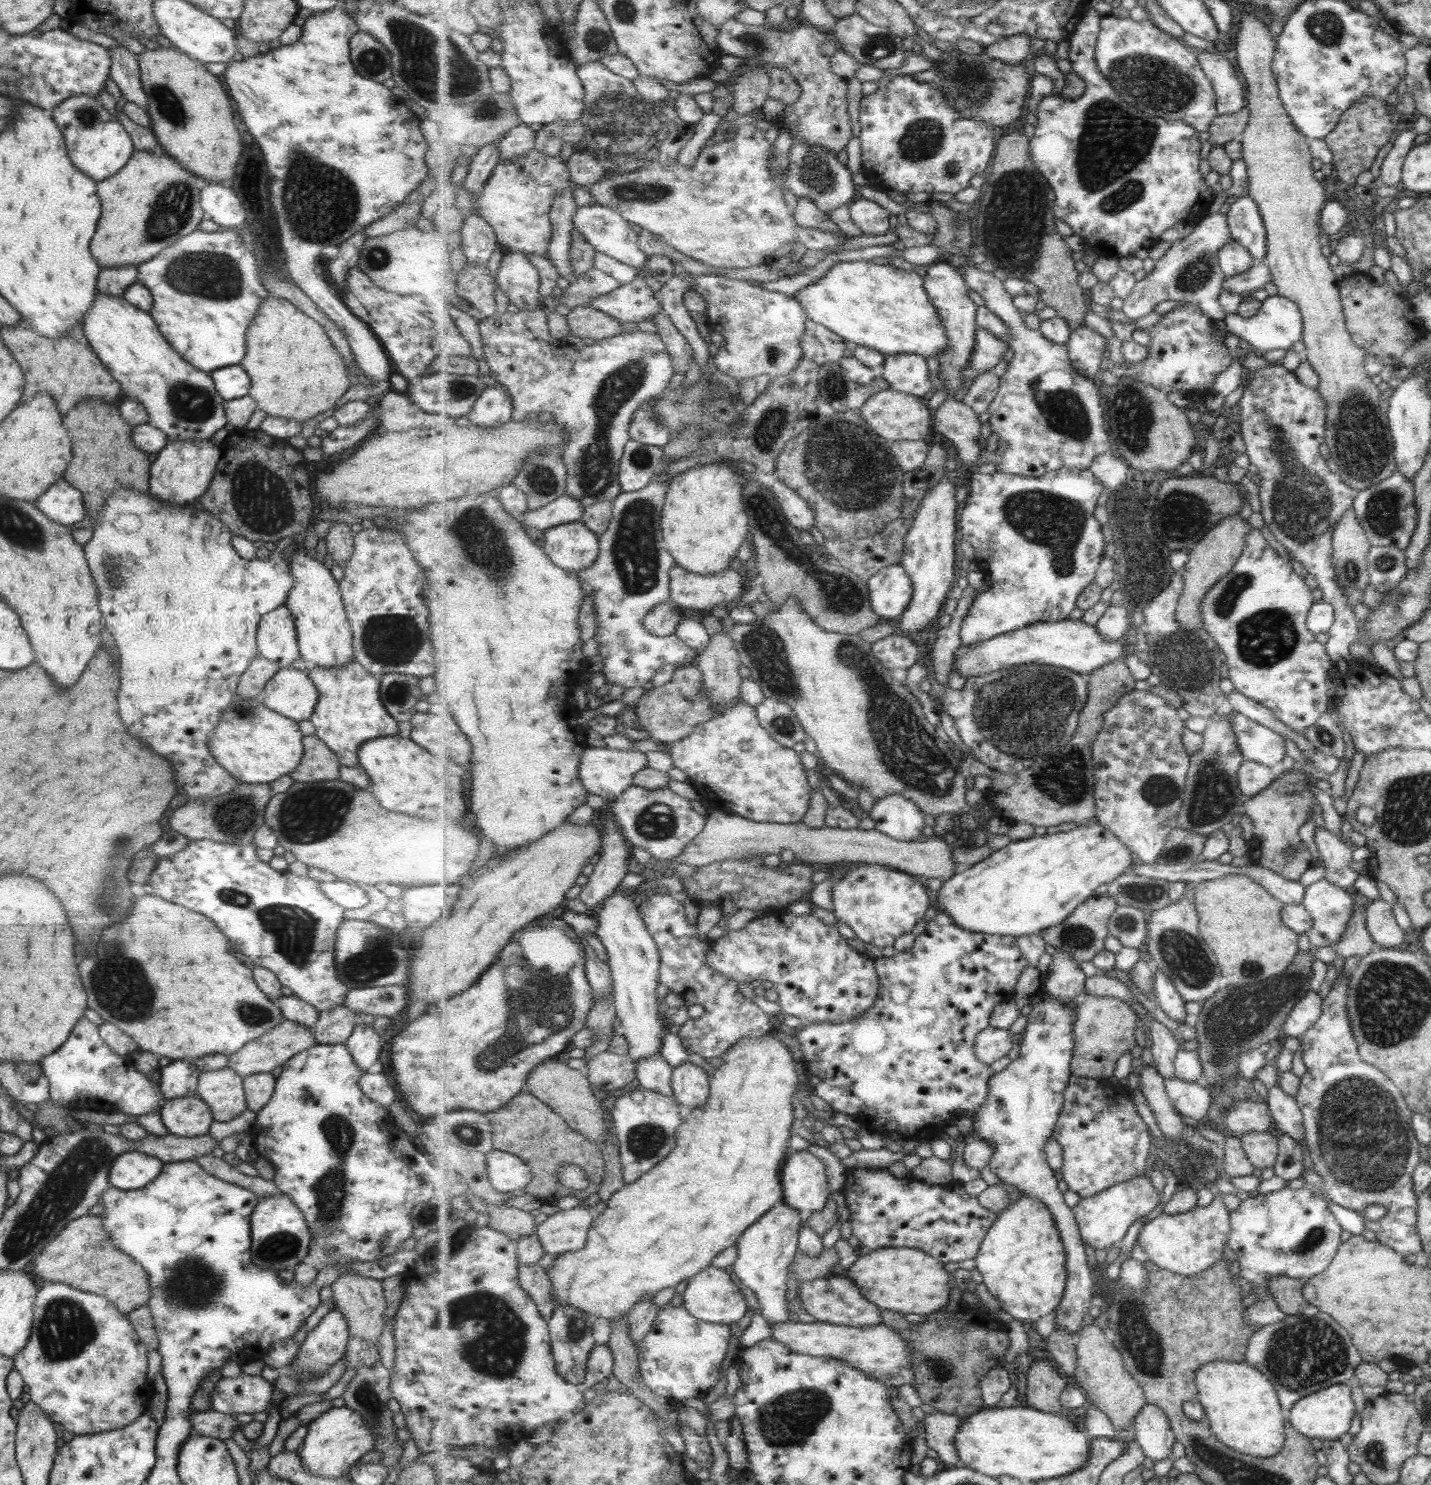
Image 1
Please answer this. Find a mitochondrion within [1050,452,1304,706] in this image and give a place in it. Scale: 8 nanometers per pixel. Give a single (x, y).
(1268, 636)

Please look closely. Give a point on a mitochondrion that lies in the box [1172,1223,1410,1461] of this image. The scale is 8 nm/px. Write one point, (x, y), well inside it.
(1301, 1354)

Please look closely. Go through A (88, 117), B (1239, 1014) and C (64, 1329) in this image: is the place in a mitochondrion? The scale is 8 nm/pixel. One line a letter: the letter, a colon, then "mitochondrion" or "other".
A: mitochondrion
B: mitochondrion
C: mitochondrion

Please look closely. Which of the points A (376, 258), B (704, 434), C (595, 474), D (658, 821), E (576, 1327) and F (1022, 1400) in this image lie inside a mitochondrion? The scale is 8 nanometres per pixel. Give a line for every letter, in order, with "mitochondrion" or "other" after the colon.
A: mitochondrion
B: other
C: mitochondrion
D: mitochondrion
E: mitochondrion
F: other

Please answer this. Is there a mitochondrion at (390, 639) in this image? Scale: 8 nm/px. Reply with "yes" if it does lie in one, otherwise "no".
yes

